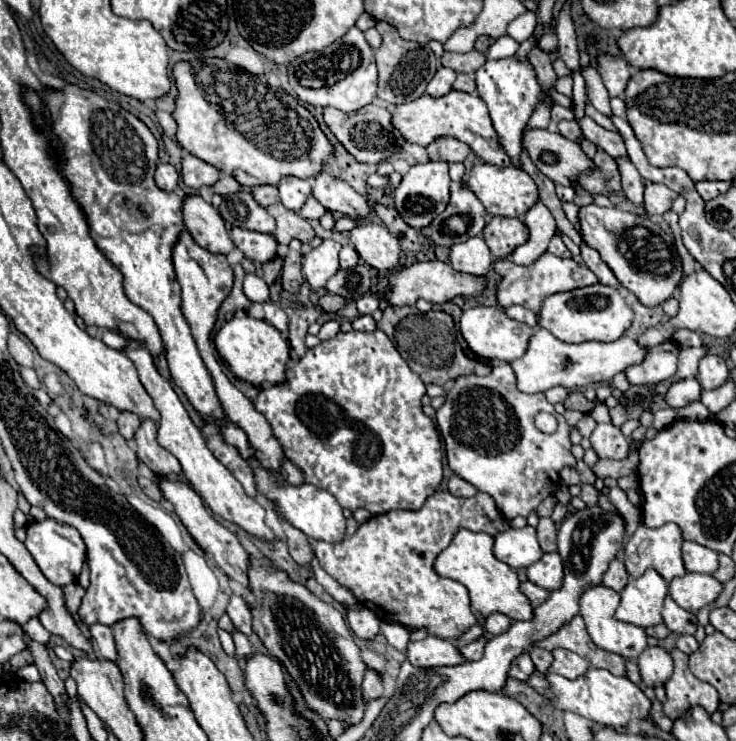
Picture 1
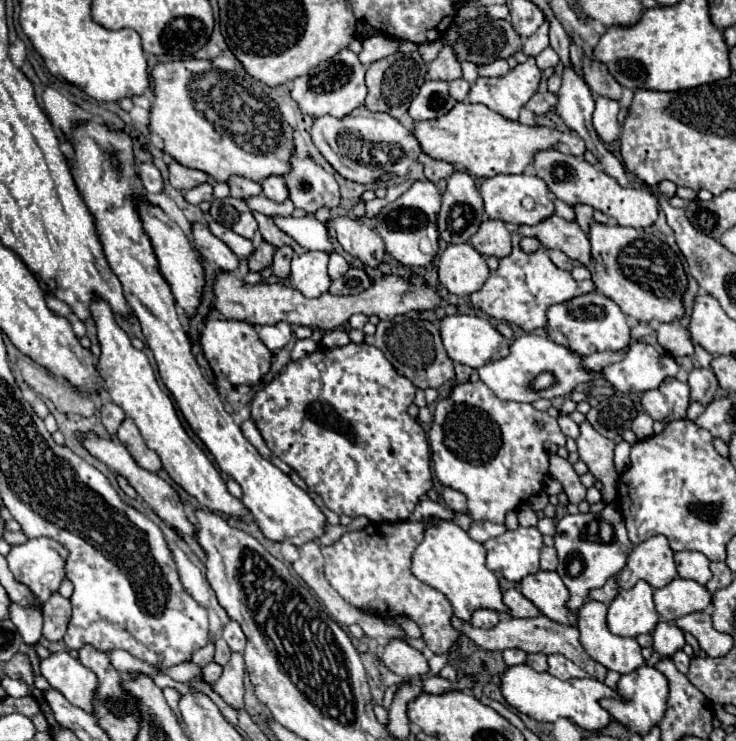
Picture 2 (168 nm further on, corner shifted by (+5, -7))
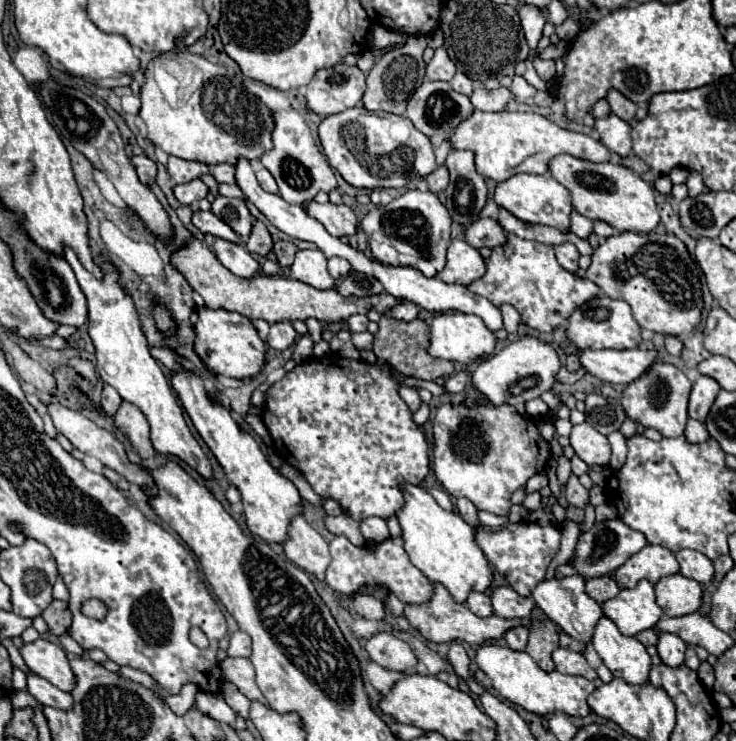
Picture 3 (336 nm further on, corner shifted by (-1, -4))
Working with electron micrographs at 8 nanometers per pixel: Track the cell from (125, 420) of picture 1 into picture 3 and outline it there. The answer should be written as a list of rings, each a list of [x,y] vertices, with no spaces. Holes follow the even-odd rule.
[[[104,385],[104,391],[102,391],[102,409],[106,411],[106,415],[114,417],[114,413],[118,411],[118,405],[122,405],[122,397],[116,393],[114,387]]]

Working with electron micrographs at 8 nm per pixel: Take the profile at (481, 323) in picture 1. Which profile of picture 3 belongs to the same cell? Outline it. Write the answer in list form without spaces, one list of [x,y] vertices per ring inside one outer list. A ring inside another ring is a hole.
[[[442,313],[436,315],[430,323],[430,333],[432,333],[432,343],[428,353],[432,353],[434,357],[440,359],[448,359],[448,361],[458,361],[458,363],[472,363],[476,359],[484,359],[490,357],[490,353],[496,351],[496,335],[486,329],[484,321],[476,315],[466,315],[466,313]]]

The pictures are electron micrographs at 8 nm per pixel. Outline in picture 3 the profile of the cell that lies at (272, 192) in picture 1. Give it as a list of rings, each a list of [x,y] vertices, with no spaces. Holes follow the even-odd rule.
[[[228,163],[214,165],[214,167],[212,167],[212,175],[214,175],[220,183],[234,185],[234,165],[228,165]]]

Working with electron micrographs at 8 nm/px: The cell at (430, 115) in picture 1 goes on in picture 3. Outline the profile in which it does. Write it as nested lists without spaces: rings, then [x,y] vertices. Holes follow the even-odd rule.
[[[474,111],[458,129],[448,135],[452,149],[470,149],[476,155],[476,169],[480,175],[506,181],[516,173],[546,173],[548,161],[560,153],[568,153],[588,161],[610,161],[610,151],[592,137],[584,133],[574,133],[558,127],[536,113],[520,113],[520,111],[502,111],[502,113],[486,113]]]

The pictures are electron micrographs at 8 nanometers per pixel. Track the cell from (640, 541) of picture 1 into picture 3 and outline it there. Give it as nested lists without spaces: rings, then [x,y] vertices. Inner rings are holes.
[[[646,545],[636,555],[632,555],[622,567],[616,569],[614,579],[618,587],[634,587],[640,579],[658,583],[662,577],[680,573],[680,565],[674,553],[662,545]]]

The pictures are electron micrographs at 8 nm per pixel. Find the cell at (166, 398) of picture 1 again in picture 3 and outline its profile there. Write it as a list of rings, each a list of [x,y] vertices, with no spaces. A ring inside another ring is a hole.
[[[66,247],[66,261],[74,269],[76,279],[88,299],[88,323],[90,323],[88,333],[96,347],[96,361],[98,361],[96,369],[100,373],[102,381],[112,385],[124,401],[140,407],[140,411],[146,415],[146,419],[150,423],[150,429],[152,429],[150,439],[158,453],[174,455],[174,457],[182,459],[184,463],[188,463],[204,479],[212,479],[212,475],[214,475],[212,465],[210,465],[208,457],[204,455],[200,443],[190,433],[190,429],[184,421],[184,415],[182,415],[182,407],[176,399],[176,393],[172,391],[172,387],[170,387],[168,379],[164,377],[162,369],[158,367],[156,359],[150,355],[148,341],[140,329],[140,321],[138,321],[134,303],[132,303],[130,295],[124,291],[124,287],[118,283],[118,275],[114,273],[112,265],[106,263],[106,259],[98,255],[96,263],[102,267],[104,279],[96,279],[90,271],[84,269],[84,265],[78,261],[76,253],[68,247]]]

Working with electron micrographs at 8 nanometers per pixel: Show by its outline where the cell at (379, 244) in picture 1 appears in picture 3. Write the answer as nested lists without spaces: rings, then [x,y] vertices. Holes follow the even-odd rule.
[[[312,203],[308,207],[308,213],[316,217],[334,237],[352,237],[358,233],[358,217],[356,213],[346,205],[334,205],[334,203]]]

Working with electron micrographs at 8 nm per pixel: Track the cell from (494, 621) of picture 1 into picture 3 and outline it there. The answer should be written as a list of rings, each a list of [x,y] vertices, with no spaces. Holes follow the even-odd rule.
[[[476,591],[470,593],[466,605],[468,605],[468,609],[470,609],[474,615],[478,615],[478,617],[490,617],[490,615],[494,615],[490,595],[486,595],[486,593],[476,593]]]

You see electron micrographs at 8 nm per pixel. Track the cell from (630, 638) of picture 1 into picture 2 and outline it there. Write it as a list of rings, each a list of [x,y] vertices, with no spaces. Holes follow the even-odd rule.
[[[588,600],[586,604],[582,604],[582,608],[578,610],[578,630],[580,630],[580,642],[584,646],[584,650],[588,652],[590,658],[594,658],[598,664],[602,664],[606,670],[614,670],[618,674],[630,674],[636,668],[640,668],[644,664],[644,658],[640,654],[640,646],[634,638],[622,638],[622,636],[614,636],[608,626],[606,626],[606,604],[600,604],[596,600]]]

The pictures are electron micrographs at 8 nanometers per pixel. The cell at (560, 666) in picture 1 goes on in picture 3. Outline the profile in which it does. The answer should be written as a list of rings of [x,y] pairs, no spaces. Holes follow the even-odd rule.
[[[556,649],[552,653],[552,659],[556,663],[556,671],[564,673],[564,675],[582,675],[590,681],[596,681],[598,675],[594,669],[588,667],[586,659],[580,653],[574,653],[570,649]]]

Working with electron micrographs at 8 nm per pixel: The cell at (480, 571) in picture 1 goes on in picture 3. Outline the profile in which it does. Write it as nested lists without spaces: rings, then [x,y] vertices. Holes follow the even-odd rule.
[[[406,485],[404,497],[406,505],[396,515],[402,527],[404,549],[410,555],[412,565],[416,565],[430,581],[446,585],[454,601],[466,603],[466,597],[472,591],[486,593],[492,585],[494,575],[488,567],[486,555],[482,553],[482,549],[478,549],[478,543],[474,541],[476,529],[468,525],[458,513],[444,511],[424,487]]]

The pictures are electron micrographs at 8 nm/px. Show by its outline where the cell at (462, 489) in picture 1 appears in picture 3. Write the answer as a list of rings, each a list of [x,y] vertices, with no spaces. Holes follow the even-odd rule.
[[[458,497],[458,499],[456,499],[456,507],[458,507],[460,517],[462,517],[466,523],[470,523],[472,527],[478,525],[478,519],[476,519],[476,507],[474,507],[474,503],[472,503],[470,499]]]

